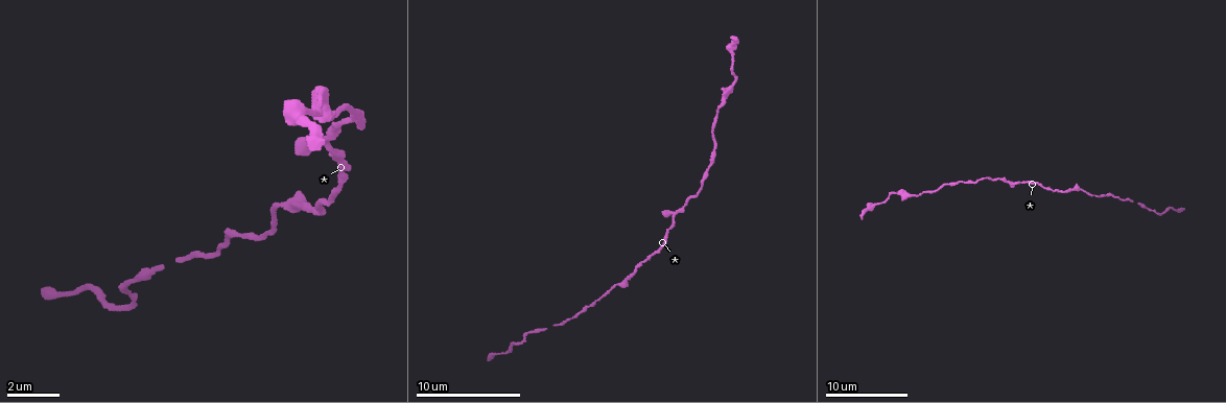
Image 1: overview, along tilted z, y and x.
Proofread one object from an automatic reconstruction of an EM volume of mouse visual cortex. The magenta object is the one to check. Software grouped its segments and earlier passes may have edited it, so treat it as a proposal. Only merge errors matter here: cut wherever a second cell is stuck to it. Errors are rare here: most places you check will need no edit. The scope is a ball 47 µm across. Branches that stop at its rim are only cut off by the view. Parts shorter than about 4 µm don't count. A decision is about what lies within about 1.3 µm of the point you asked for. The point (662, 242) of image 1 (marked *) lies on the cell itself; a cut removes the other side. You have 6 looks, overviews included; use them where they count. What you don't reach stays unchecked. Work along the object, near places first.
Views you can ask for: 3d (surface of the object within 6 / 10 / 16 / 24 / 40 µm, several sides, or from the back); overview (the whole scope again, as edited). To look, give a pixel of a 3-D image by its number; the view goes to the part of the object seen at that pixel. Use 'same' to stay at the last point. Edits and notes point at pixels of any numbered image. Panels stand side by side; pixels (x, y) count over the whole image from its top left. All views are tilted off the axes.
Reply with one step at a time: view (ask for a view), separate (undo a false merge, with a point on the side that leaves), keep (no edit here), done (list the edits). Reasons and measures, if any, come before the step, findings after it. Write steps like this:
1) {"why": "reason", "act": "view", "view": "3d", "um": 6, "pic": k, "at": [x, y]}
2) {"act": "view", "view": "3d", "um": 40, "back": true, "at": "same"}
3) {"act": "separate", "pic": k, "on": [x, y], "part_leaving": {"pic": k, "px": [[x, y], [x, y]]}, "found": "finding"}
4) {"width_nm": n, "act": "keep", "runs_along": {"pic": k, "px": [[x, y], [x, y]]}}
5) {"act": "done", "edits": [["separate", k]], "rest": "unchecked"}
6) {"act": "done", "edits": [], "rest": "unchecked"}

{"why": "thick turns thin", "act": "view", "view": "3d", "um": 10, "pic": 1, "at": [613, 286]}

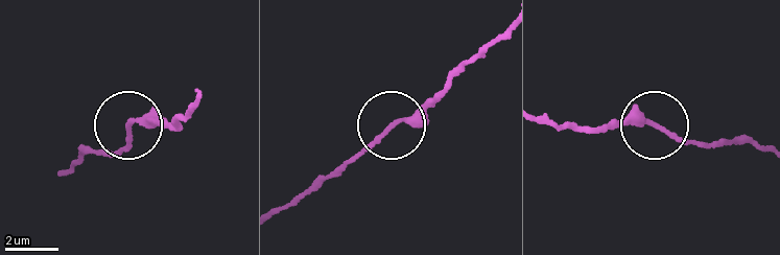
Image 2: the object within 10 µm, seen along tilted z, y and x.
{"why": "zoom in", "act": "view", "view": "3d", "um": 6, "pic": 2, "at": [389, 129]}

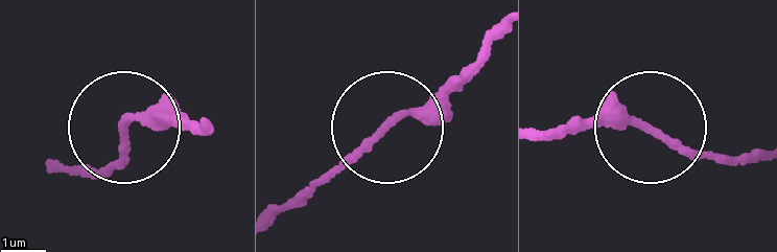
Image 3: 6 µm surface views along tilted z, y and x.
{"act": "keep", "runs_along": {"pic": 3, "px": [[199, 122], [133, 124], [101, 170]]}, "found": "all the same cell"}

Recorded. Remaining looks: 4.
{"act": "view", "view": "3d", "um": 16, "pic": 1, "at": [208, 253]}

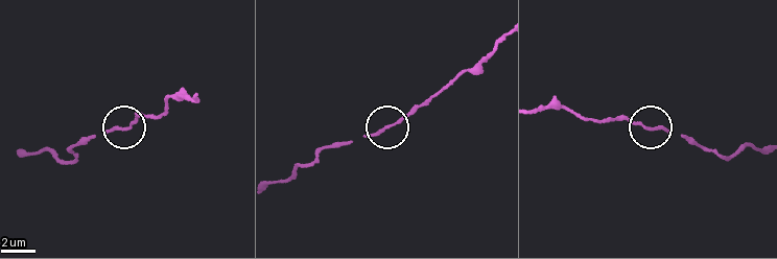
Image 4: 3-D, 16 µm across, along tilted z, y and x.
{"width_nm": 150, "act": "keep", "runs_along": {"pic": 4, "px": [[500, 38], [474, 66], [397, 121], [340, 144]]}, "found": "one cell here"}

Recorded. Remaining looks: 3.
{"why": "sudden change in width", "act": "view", "view": "3d", "um": 16, "pic": 1, "at": [899, 194]}

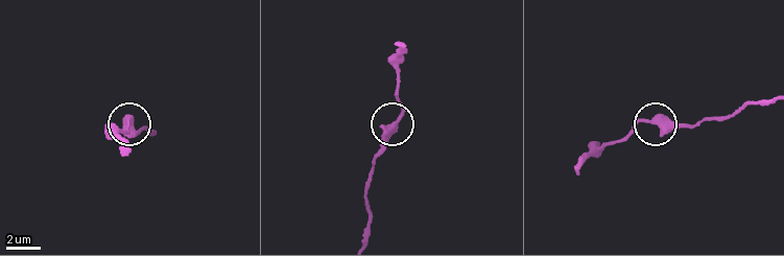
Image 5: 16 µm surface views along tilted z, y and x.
{"act": "view", "view": "3d", "um": 6, "pic": 5, "at": [395, 120]}

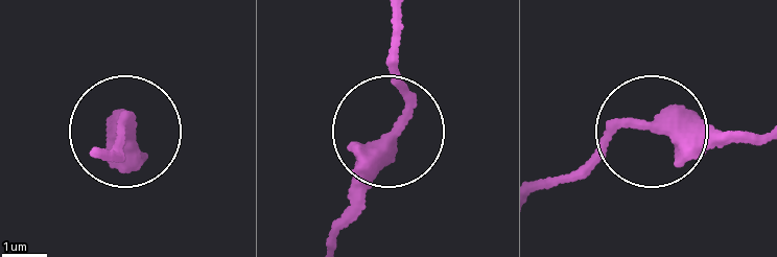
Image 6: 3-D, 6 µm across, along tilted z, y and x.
{"act": "keep", "runs_along": {"pic": 6, "px": [[332, 246], [399, 114], [394, 50]]}, "found": "all the same cell"}

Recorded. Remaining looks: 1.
{"act": "done", "edits": [], "rest": "unchecked"}

